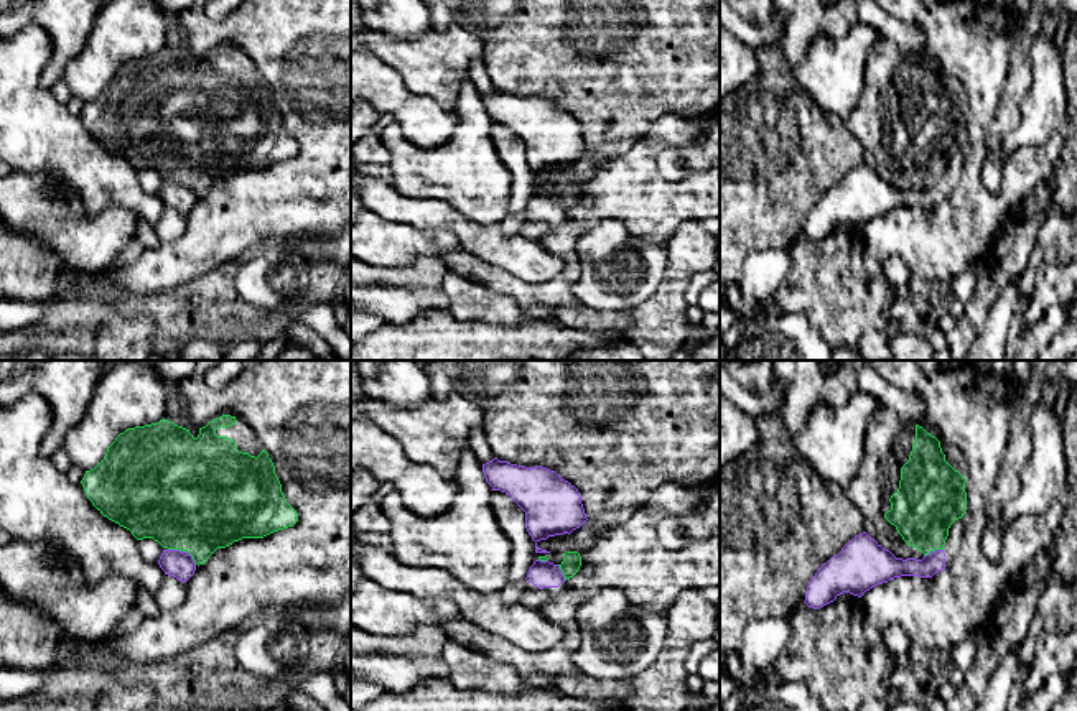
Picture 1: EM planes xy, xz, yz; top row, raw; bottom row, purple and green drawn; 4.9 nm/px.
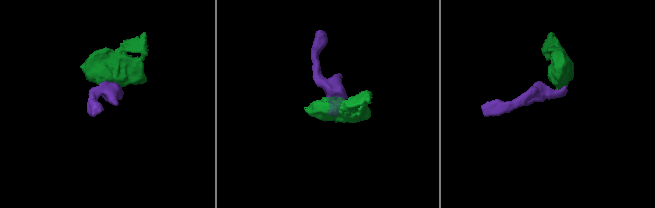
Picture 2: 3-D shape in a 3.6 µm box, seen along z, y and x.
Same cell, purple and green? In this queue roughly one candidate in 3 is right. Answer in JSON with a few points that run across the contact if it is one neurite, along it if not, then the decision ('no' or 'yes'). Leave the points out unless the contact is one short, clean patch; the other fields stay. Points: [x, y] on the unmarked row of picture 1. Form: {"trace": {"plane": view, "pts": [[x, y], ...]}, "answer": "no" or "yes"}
{"trace": {"plane": "xy", "pts": [[168, 180], [186, 183], [196, 195]]}, "answer": "no"}

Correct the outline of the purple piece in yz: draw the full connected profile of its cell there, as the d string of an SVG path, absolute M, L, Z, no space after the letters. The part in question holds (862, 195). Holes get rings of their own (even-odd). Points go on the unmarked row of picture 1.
M963 150L955 151L942 181L930 183L922 191L896 189L866 163L848 173L842 183L823 194L807 217L805 235L820 240L840 225L850 224L861 229L871 219L901 207L932 209L945 201L963 168Z

